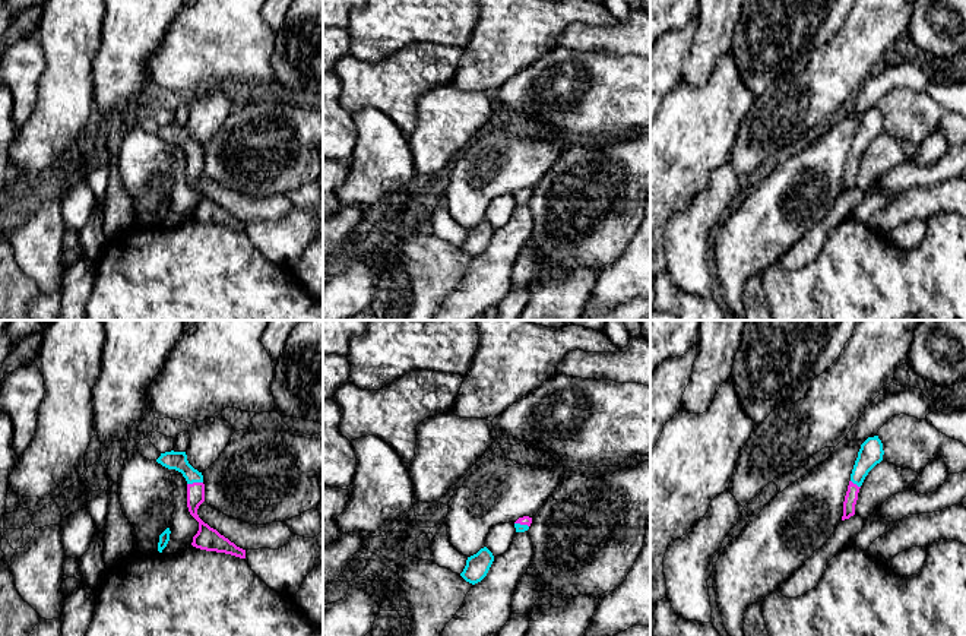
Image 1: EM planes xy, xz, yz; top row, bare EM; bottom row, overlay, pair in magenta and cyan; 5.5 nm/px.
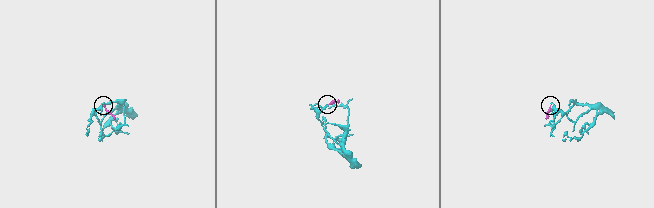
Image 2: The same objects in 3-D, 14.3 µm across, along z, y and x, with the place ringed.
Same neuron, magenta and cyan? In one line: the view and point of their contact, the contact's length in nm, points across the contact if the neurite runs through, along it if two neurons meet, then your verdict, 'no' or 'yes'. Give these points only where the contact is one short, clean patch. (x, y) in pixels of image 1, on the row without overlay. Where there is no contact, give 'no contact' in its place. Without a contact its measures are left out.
contact xy (195, 155); length 90 nm; way xy (195, 164), (195, 155), (177, 133); yes

